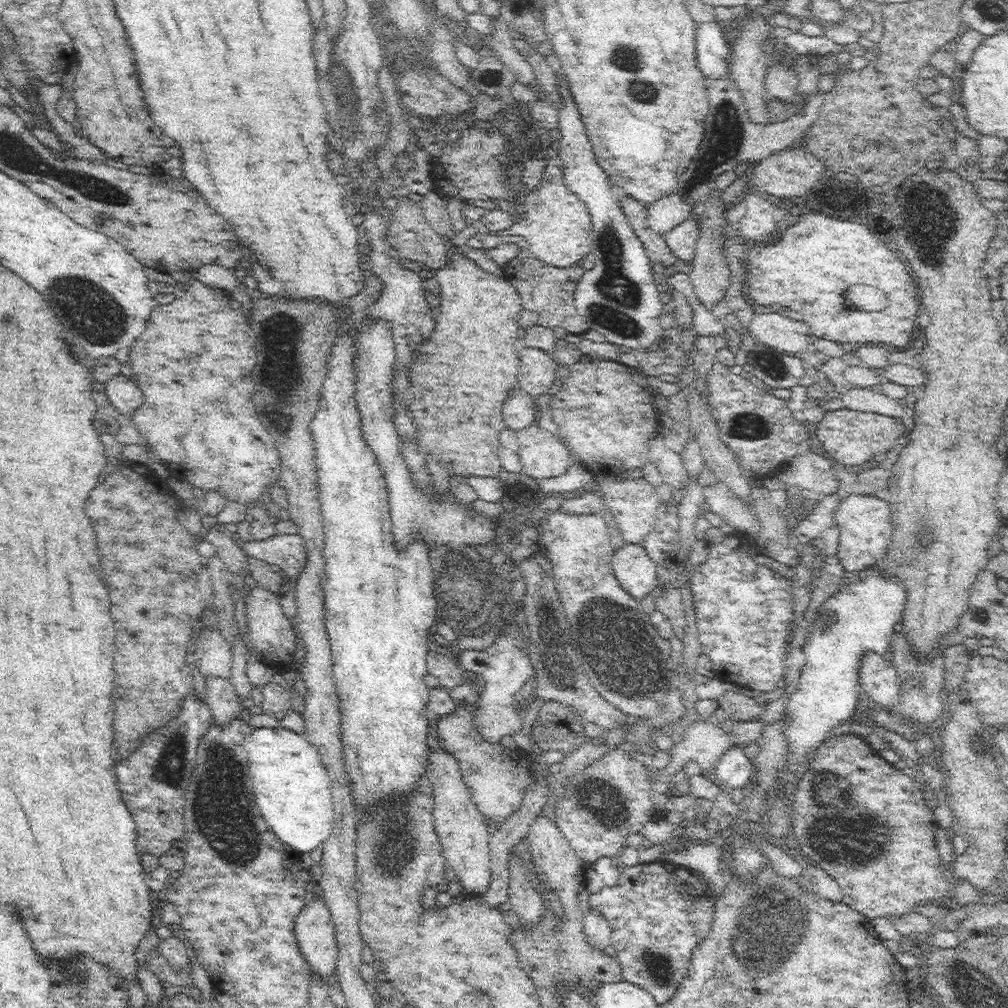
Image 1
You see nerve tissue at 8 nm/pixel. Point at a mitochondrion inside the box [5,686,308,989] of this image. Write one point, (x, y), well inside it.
(227, 822)

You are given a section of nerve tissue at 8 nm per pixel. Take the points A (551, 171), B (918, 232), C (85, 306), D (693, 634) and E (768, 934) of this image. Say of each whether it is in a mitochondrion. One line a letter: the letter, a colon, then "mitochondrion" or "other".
A: other
B: mitochondrion
C: mitochondrion
D: other
E: mitochondrion

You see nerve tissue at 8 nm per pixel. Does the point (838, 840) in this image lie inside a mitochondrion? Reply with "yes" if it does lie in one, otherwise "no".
yes

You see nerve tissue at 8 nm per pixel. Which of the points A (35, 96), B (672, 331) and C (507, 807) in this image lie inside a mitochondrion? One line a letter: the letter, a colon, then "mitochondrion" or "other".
A: other
B: other
C: other

